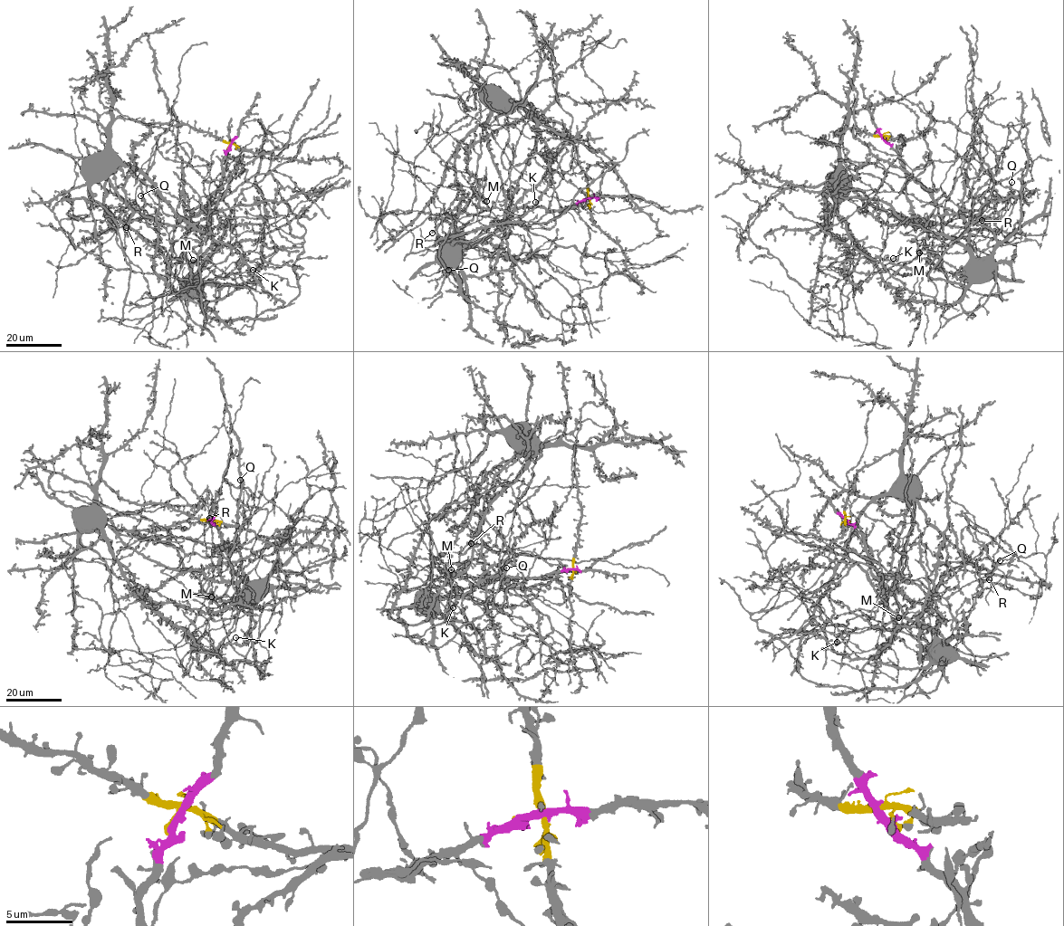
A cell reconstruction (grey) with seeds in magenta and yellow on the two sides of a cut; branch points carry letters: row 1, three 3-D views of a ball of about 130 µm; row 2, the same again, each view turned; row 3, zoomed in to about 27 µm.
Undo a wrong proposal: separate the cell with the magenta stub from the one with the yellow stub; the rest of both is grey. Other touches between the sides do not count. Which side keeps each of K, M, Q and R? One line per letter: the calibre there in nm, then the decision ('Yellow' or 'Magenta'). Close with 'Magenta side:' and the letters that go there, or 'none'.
K: Thickness 340 nm. Magenta
M: Thickness 420 nm. Magenta
Q: Thickness 180 nm. Magenta
R: Thickness 600 nm. Magenta
Magenta side: K, M, Q, R

